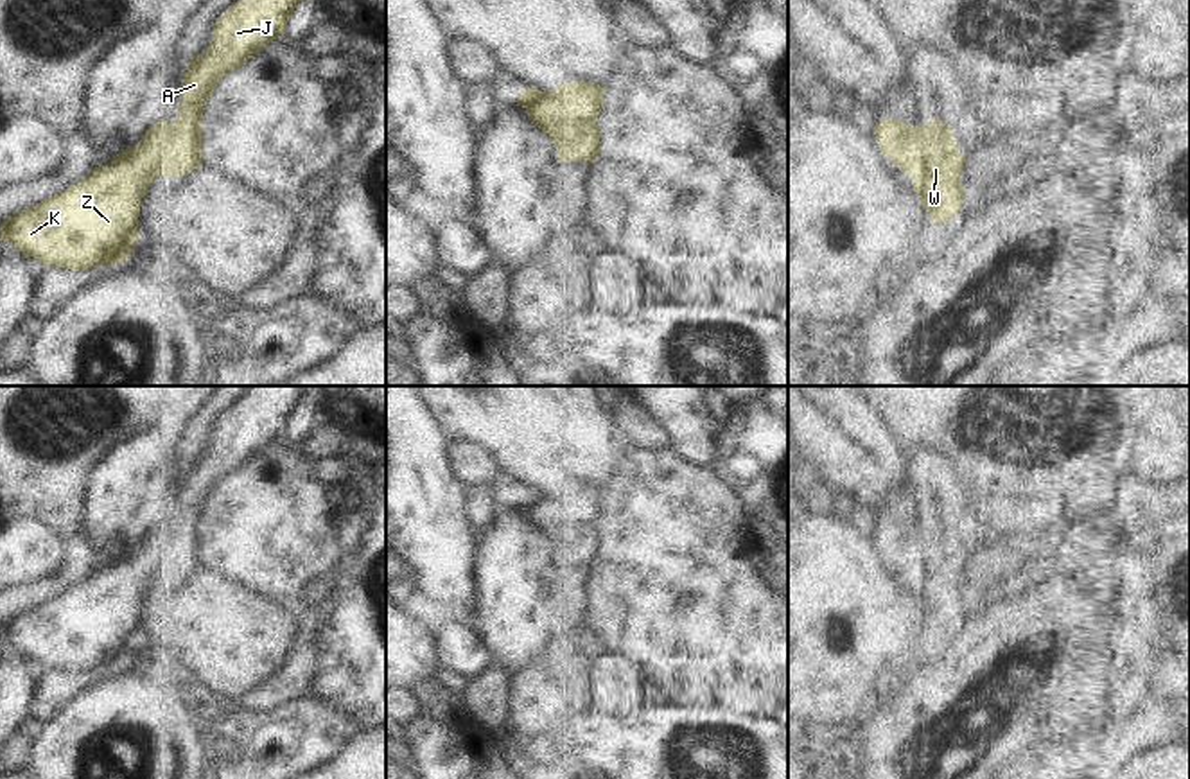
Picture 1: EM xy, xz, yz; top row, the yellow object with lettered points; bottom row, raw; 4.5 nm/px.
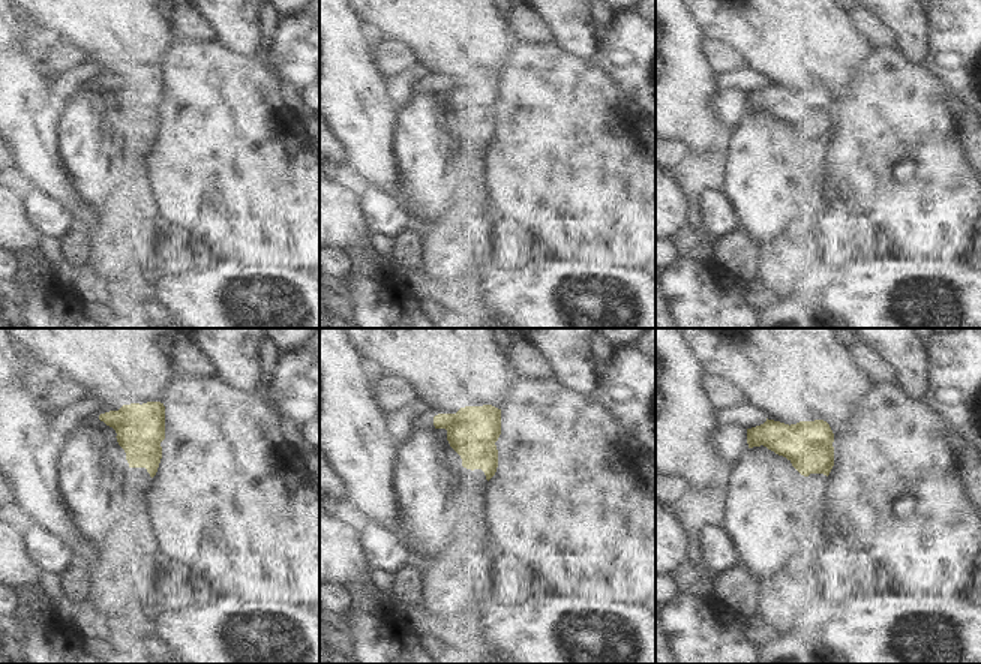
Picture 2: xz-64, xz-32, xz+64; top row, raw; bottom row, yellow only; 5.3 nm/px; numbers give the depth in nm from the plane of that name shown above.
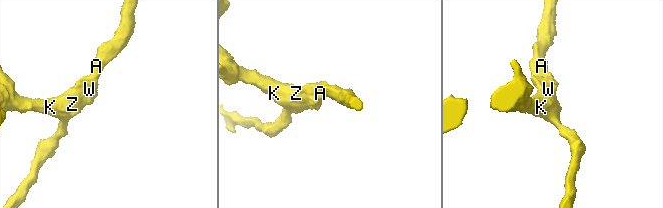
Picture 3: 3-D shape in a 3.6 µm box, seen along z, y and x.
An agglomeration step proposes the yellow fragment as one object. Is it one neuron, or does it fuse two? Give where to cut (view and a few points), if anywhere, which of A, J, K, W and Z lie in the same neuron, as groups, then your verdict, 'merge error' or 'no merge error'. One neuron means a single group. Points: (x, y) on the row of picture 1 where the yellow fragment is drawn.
no cut; A J K W Z; no merge error

